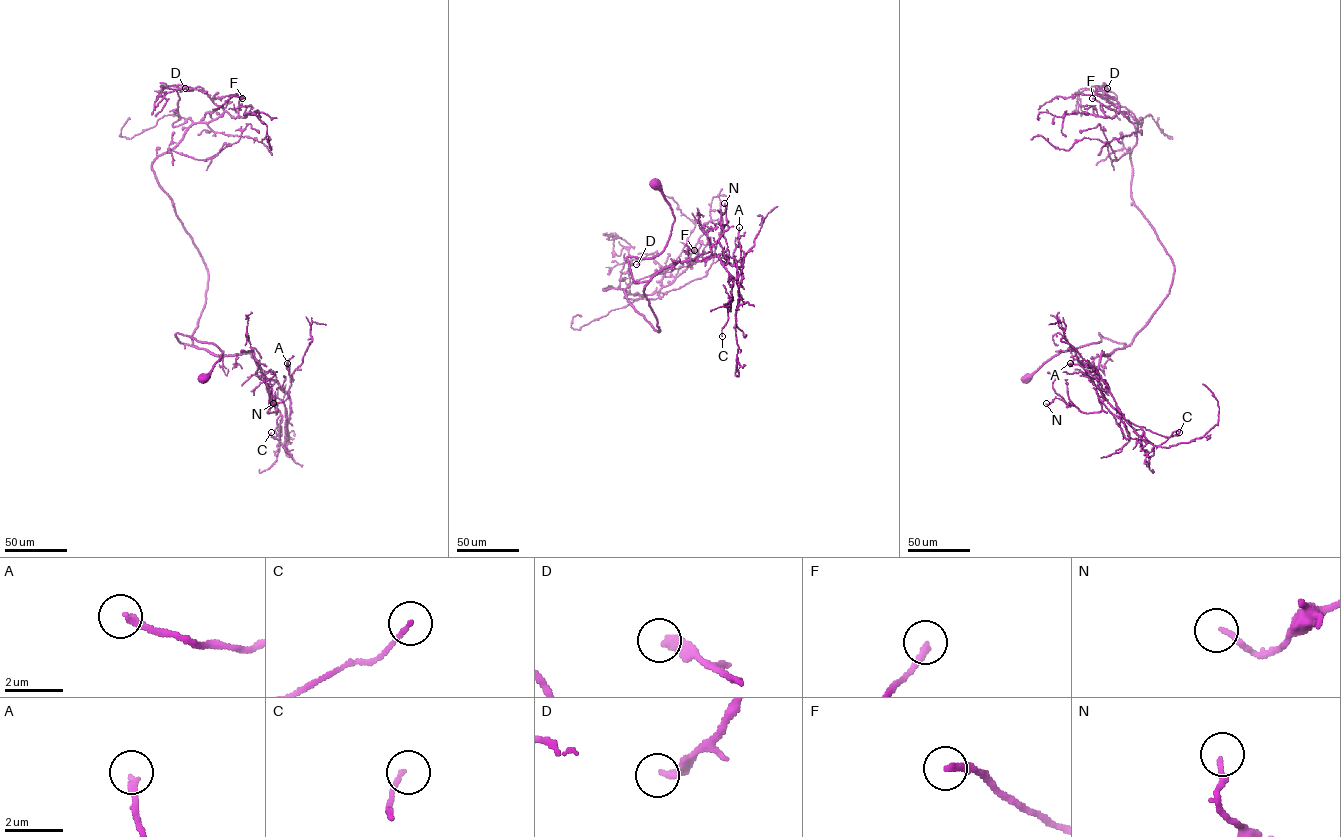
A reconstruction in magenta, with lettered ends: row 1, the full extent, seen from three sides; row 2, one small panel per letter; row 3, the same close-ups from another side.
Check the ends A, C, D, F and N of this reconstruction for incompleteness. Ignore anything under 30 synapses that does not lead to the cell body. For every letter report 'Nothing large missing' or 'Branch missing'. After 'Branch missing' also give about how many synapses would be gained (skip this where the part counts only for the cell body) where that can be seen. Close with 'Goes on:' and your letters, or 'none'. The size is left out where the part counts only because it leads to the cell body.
A: Nothing large missing
C: Nothing large missing
D: Nothing large missing
F: Nothing large missing
N: Nothing large missing
Goes on: none

